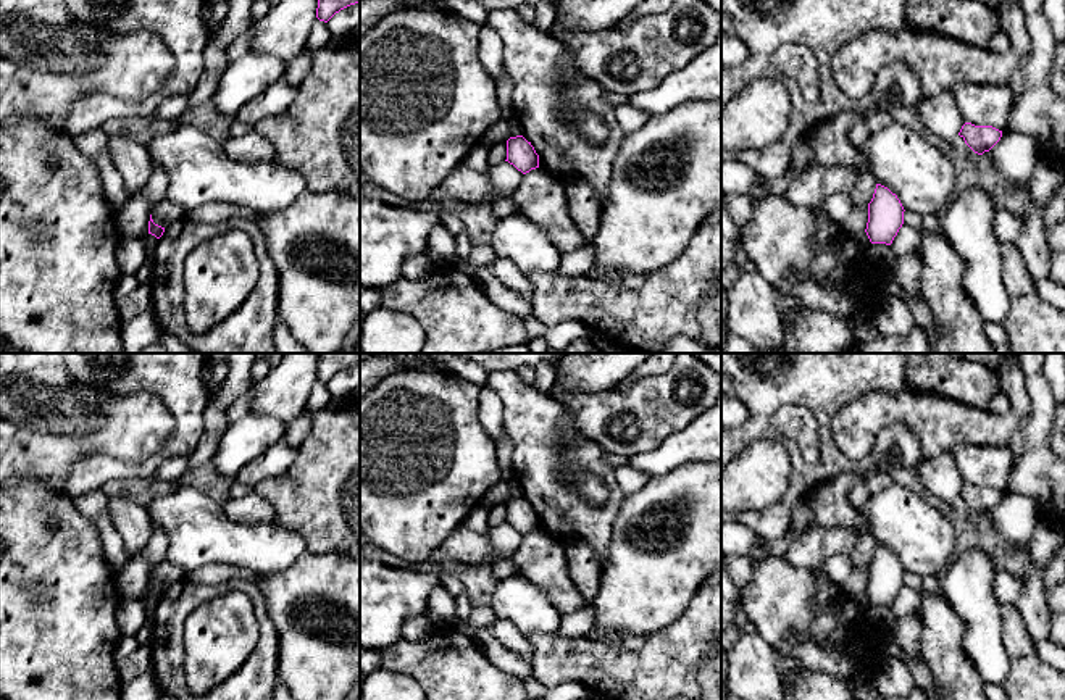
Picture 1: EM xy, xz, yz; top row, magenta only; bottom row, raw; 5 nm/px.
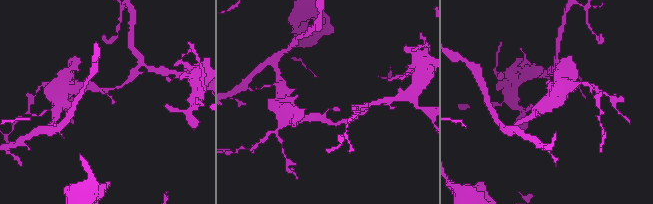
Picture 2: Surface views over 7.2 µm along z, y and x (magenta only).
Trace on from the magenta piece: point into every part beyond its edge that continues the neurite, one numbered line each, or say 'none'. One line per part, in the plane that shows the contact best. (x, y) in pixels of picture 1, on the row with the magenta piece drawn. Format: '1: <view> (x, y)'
none

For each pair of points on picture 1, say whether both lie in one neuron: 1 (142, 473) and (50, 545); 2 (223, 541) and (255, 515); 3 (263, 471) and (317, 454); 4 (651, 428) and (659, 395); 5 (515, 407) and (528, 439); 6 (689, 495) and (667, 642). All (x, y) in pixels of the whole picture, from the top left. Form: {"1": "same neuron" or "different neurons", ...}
{"1": "different neurons", "2": "different neurons", "3": "different neurons", "4": "same neuron", "5": "same neuron", "6": "different neurons"}

